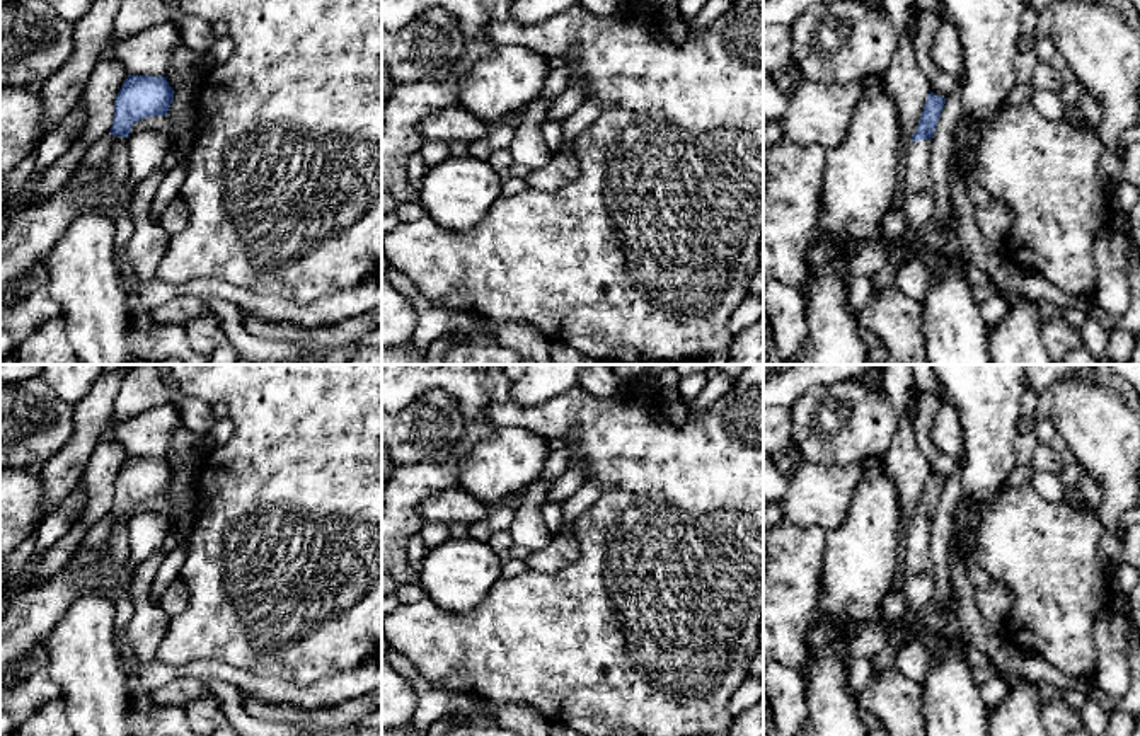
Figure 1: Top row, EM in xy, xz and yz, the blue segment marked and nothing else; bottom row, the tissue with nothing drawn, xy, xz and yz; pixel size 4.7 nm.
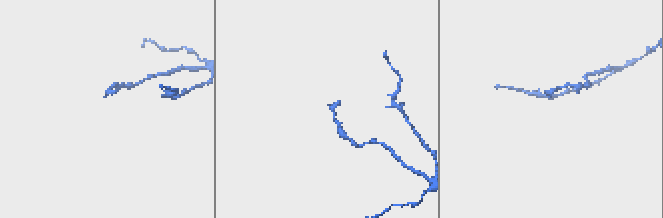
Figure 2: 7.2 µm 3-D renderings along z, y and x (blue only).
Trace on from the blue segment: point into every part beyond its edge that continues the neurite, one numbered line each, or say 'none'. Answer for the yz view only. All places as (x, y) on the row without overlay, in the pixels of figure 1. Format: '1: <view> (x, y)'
1: yz (919, 580)

